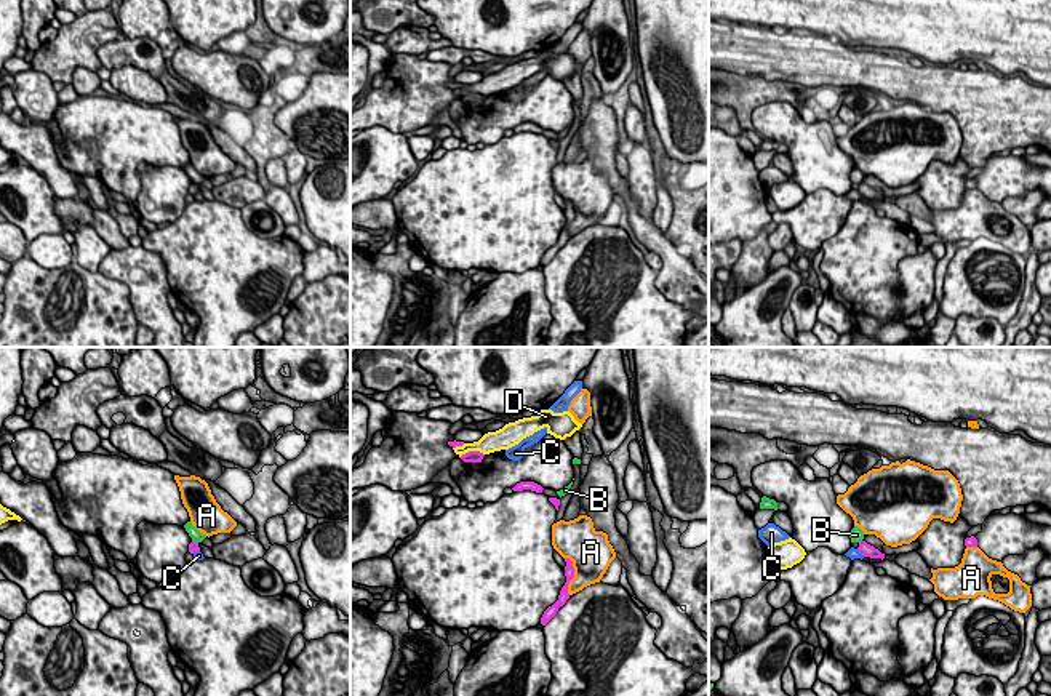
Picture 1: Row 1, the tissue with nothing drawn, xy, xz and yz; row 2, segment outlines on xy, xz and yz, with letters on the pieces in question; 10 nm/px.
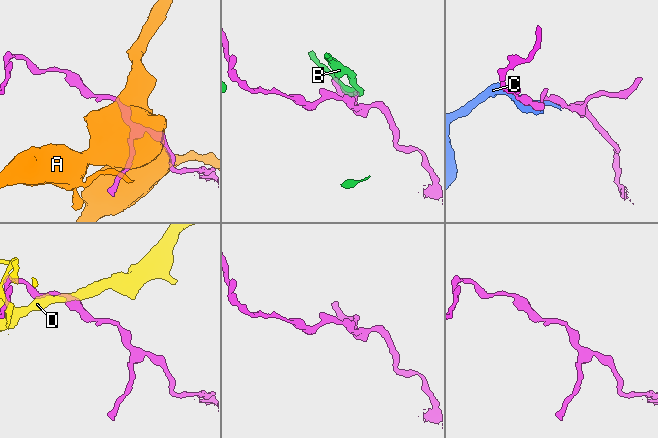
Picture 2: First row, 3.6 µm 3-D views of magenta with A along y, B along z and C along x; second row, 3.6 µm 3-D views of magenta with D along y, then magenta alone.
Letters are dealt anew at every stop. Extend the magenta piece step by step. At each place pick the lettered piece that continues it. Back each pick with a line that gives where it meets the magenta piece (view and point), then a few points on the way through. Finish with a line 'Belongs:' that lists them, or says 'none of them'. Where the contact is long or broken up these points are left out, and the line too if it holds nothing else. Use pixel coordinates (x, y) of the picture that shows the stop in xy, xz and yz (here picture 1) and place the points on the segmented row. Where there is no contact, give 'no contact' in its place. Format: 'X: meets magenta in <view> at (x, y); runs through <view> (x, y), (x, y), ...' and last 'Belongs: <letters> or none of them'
Belongs: none of them

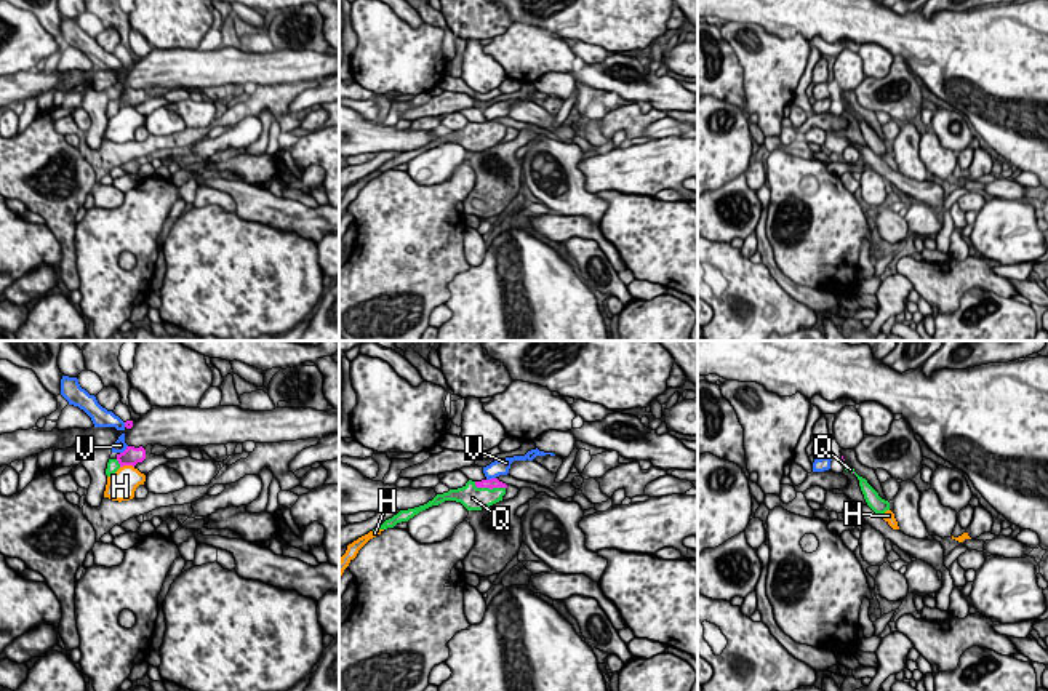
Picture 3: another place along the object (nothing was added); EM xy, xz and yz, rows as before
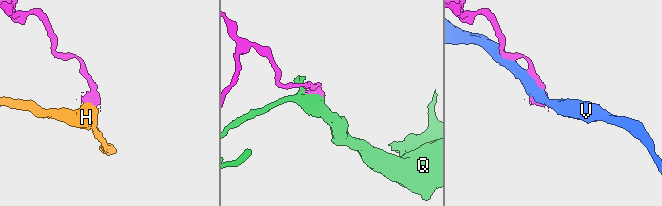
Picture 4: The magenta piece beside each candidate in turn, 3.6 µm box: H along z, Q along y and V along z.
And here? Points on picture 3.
Q: meets magenta in xz at (488, 487); runs through xz (492, 483), (488, 487), (472, 498)
Belongs: Q

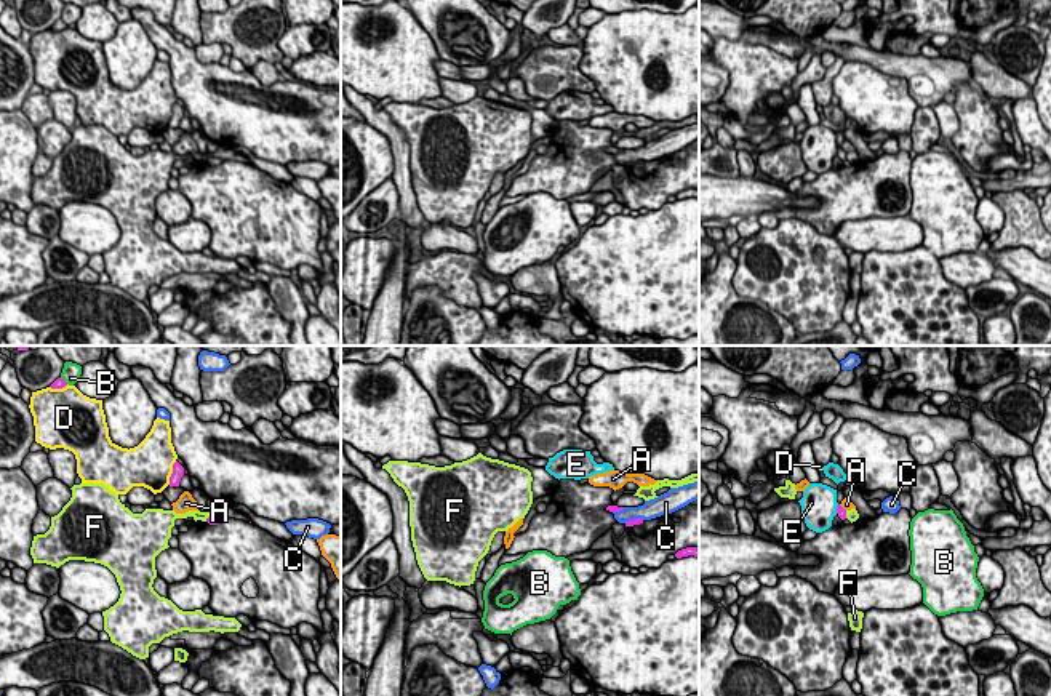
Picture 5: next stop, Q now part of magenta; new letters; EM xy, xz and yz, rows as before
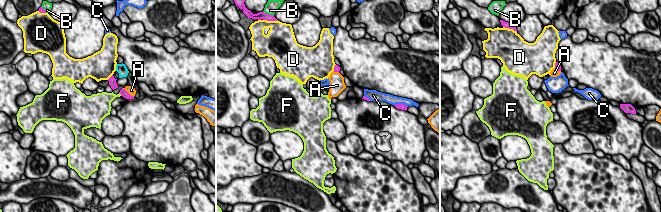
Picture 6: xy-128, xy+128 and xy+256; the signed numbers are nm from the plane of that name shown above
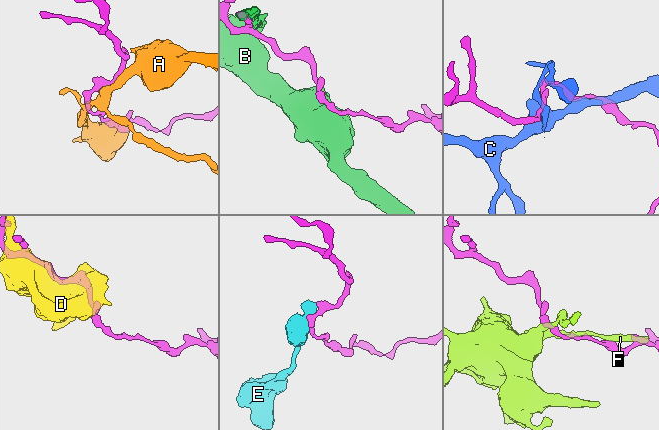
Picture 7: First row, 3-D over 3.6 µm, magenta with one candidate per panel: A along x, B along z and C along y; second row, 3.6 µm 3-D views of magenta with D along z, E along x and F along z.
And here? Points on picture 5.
Belongs: none of them

